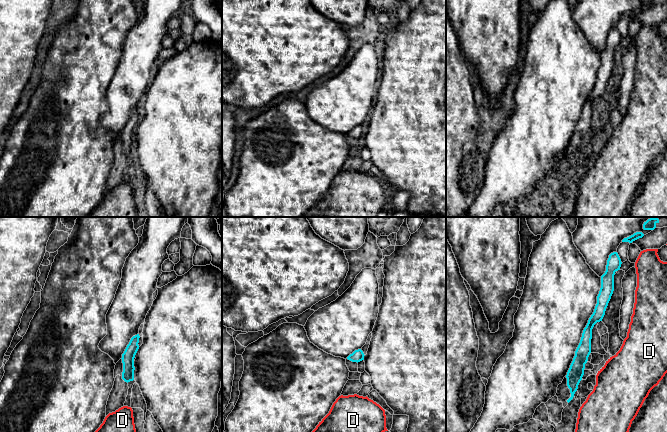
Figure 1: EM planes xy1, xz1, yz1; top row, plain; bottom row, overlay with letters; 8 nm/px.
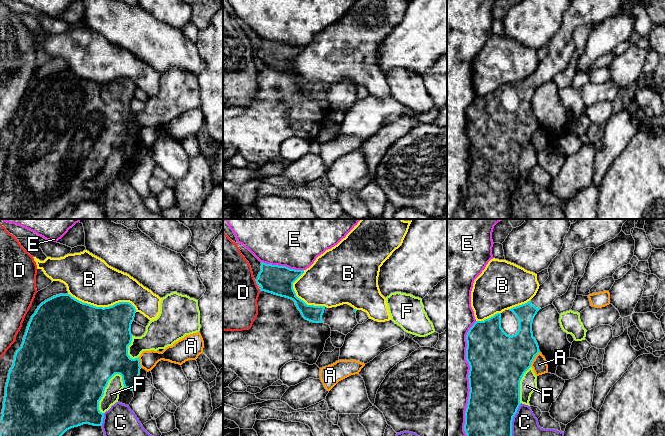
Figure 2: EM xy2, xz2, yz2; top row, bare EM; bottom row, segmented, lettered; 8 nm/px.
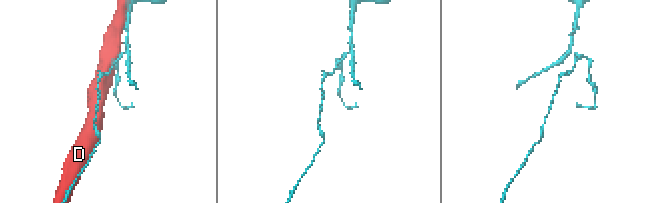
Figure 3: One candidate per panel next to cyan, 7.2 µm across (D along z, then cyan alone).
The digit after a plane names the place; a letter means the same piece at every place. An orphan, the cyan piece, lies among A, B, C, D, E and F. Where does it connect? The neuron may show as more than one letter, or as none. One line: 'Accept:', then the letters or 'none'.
Accept: none

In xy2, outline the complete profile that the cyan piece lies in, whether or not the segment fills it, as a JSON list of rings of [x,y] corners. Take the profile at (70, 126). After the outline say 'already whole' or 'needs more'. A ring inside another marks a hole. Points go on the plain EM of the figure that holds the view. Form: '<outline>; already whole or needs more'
[[[68,69],[42,78],[31,92],[21,123],[15,128],[8,149],[0,195],[0,219],[53,219],[71,204],[83,200],[102,202],[104,189],[99,186],[99,177],[109,156],[115,150],[120,150],[124,164],[133,168],[139,160],[139,133],[132,135],[128,131],[135,89],[135,83],[129,78],[96,83]]]; already whole

